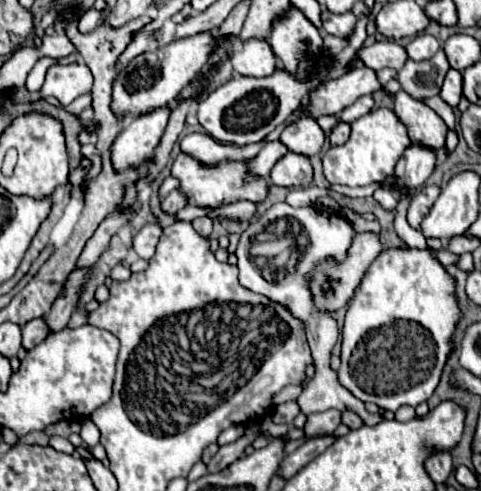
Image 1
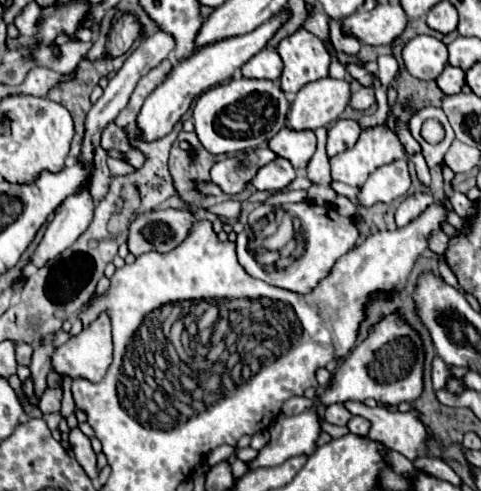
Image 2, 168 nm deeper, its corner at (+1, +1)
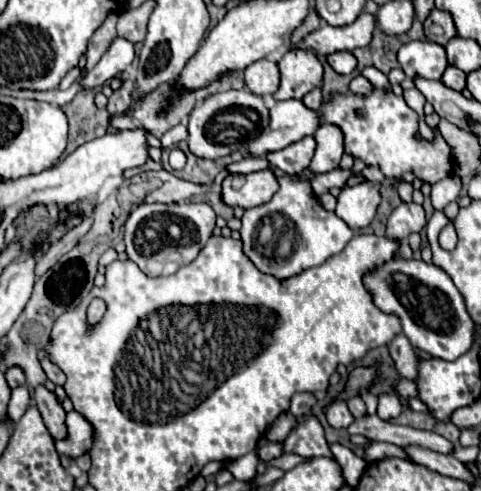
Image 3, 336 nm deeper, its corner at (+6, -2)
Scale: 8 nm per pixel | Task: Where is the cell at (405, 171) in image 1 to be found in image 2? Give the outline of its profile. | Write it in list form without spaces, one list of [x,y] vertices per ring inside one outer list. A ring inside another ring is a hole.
[[[405,159],[393,161],[389,165],[383,165],[381,169],[373,171],[367,179],[367,183],[361,187],[359,203],[369,207],[373,203],[391,203],[393,199],[405,195],[411,187],[411,173]]]

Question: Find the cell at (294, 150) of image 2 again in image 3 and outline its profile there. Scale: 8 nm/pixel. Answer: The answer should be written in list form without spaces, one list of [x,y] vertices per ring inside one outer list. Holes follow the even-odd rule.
[[[306,136],[280,152],[270,152],[268,162],[286,174],[300,174],[302,170],[308,168],[310,160],[314,156],[314,148],[316,148],[314,138]]]

